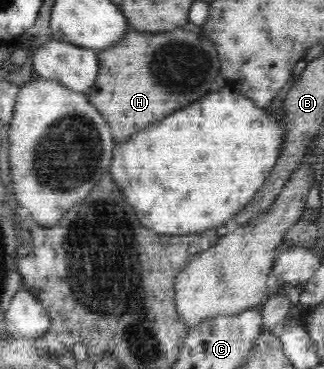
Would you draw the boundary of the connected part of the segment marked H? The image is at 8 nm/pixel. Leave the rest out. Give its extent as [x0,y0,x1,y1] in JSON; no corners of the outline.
[84,21,220,142]

